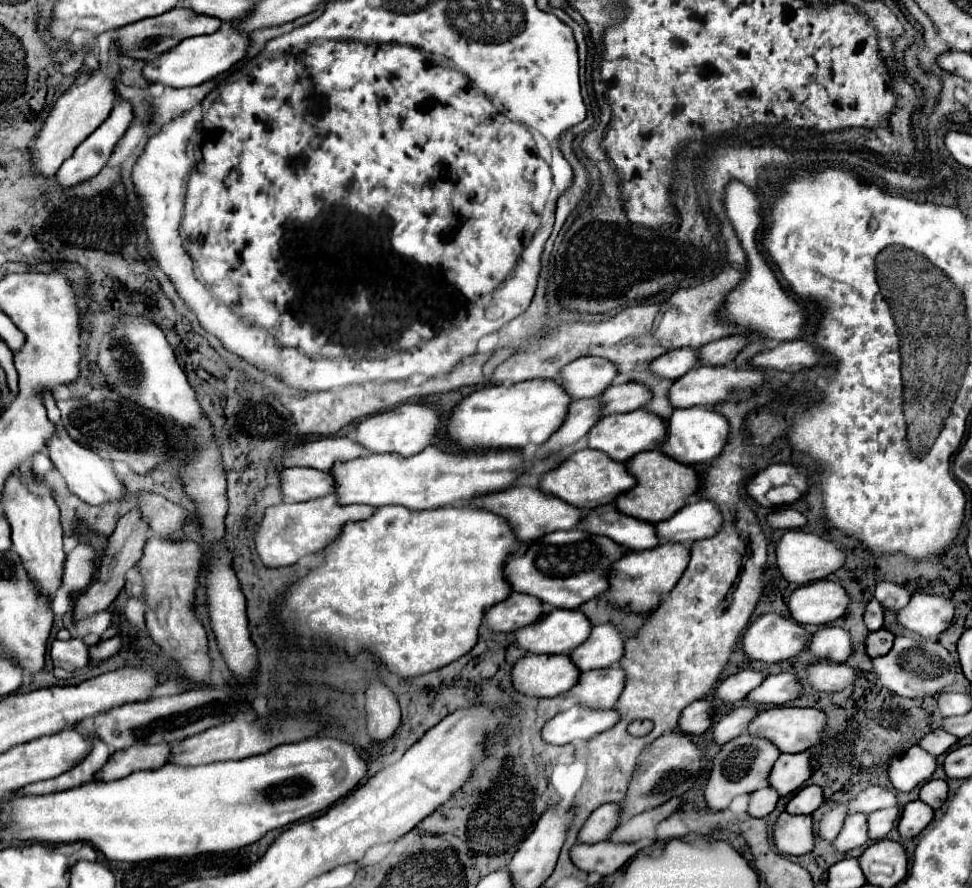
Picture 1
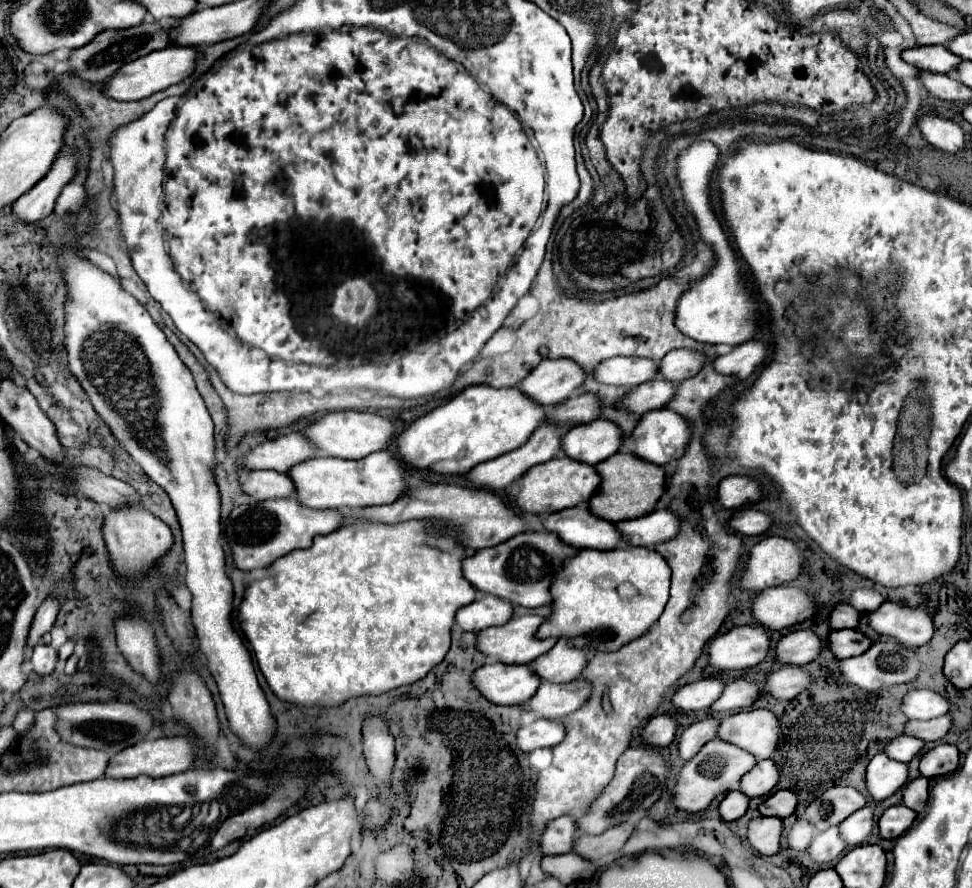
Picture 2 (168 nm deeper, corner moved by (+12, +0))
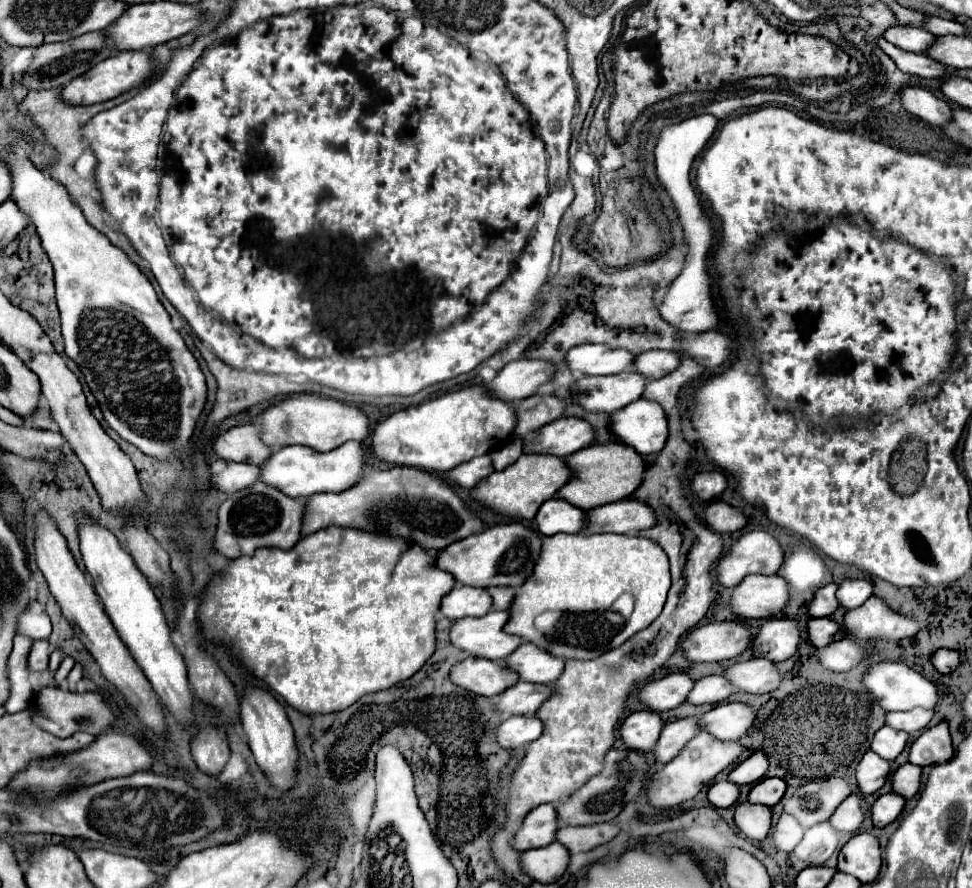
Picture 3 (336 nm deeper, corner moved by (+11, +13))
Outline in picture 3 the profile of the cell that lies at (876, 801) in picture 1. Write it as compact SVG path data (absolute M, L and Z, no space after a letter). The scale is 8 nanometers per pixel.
M830 777L826 781L812 781L802 785L792 797L784 801L784 813L790 813L808 829L816 823L828 821L834 809L850 795L850 785L844 779Z

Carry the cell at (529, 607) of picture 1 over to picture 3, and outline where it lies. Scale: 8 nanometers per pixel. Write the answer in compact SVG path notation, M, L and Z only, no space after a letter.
M456 585L444 595L440 603L440 613L452 621L462 617L482 617L492 605L492 597L486 589L470 589L466 585Z

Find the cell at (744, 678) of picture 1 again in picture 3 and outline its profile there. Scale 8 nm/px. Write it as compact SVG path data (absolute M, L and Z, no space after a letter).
M672 673L646 683L634 693L634 697L652 711L668 711L684 703L686 693L690 693L690 685L694 685L694 679L684 673Z

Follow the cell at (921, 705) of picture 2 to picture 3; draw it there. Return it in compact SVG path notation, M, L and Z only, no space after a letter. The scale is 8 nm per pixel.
M882 661L882 663L874 663L872 667L868 667L866 673L862 675L862 685L878 701L878 705L884 711L908 711L914 707L934 709L938 701L938 691L934 683L924 679L920 673L916 673L908 665L896 663L896 661Z

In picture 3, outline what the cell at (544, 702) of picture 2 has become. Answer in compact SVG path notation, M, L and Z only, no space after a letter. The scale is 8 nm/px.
M518 681L500 693L494 709L502 715L534 715L546 697L550 697L550 687Z

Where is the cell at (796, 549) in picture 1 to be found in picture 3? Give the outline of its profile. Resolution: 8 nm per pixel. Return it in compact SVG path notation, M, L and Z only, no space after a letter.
M750 531L736 539L718 561L716 575L722 587L734 587L750 573L774 575L782 565L782 547L766 531Z

